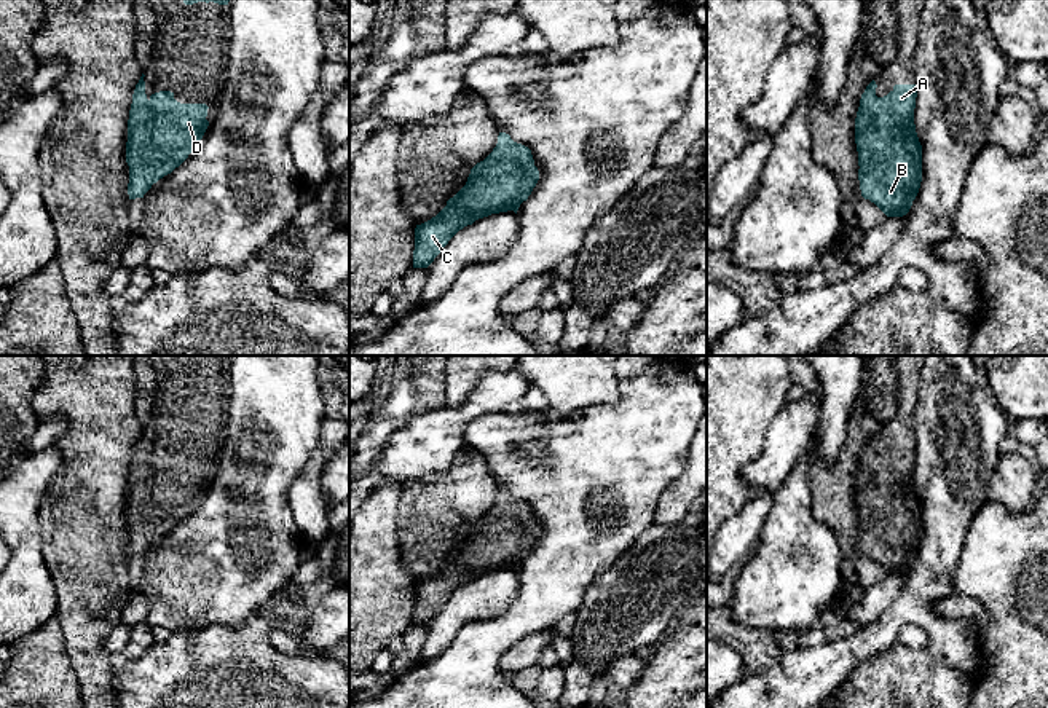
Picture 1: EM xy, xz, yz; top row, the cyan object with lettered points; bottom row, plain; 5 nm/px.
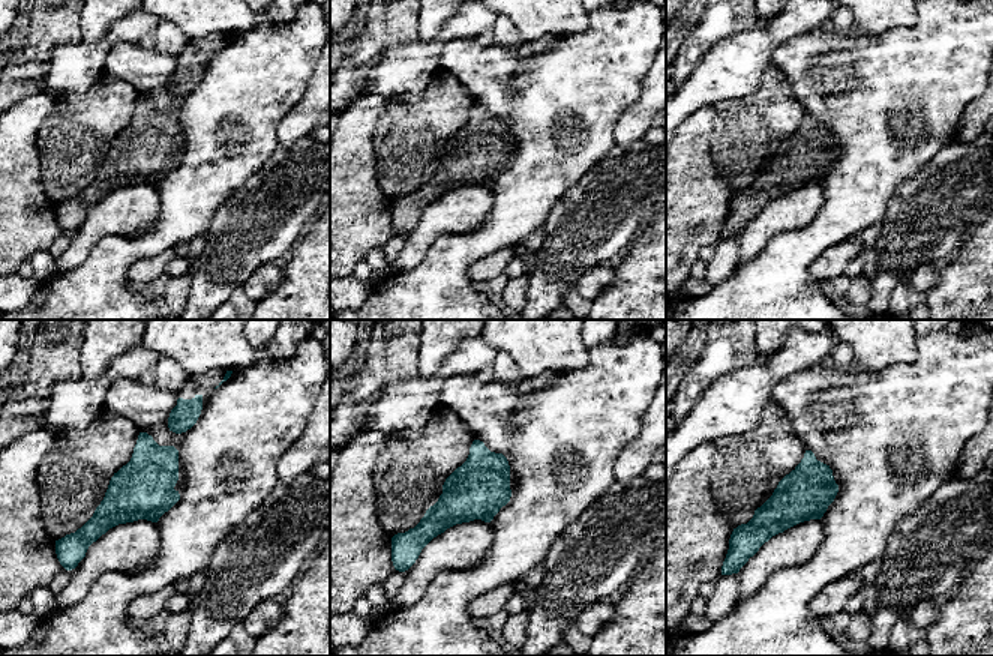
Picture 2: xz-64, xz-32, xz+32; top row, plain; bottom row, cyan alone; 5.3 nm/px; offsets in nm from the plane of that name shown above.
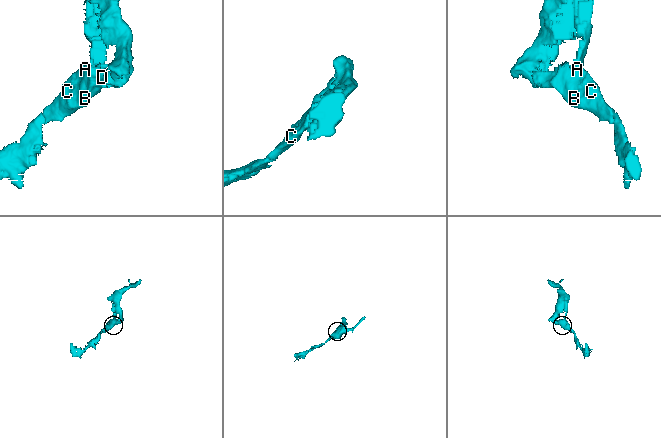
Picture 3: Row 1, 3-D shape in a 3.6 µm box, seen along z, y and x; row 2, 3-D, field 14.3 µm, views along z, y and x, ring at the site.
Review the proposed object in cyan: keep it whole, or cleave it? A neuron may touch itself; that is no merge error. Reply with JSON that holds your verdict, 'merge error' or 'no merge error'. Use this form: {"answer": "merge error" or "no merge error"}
{"answer": "no merge error"}

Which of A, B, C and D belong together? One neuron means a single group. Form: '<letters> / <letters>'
A B C D

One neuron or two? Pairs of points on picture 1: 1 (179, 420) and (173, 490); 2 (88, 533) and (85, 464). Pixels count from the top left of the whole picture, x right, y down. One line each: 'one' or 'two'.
1: one
2: one

